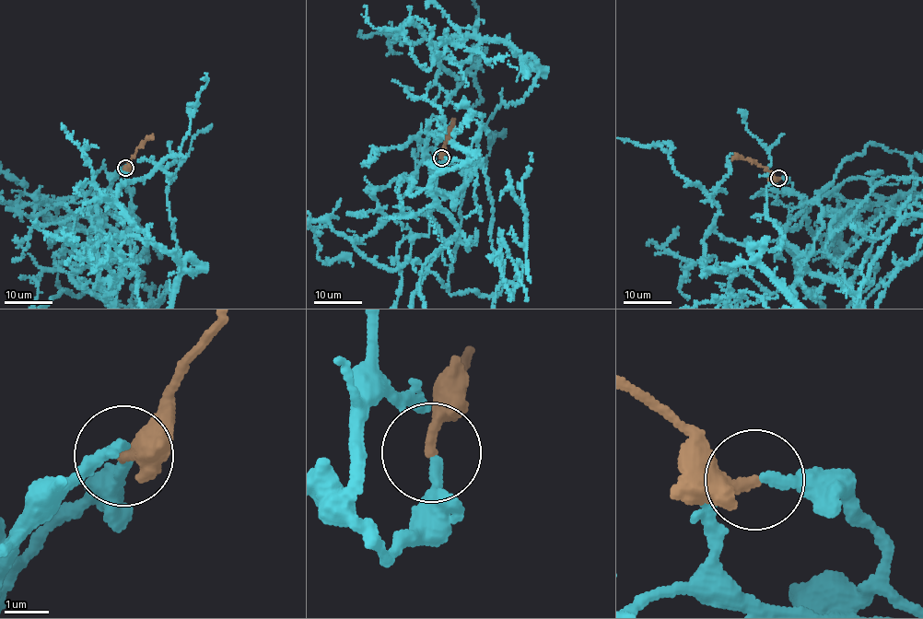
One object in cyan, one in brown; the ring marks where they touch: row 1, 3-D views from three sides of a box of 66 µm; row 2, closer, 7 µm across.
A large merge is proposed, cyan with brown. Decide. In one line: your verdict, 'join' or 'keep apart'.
join

